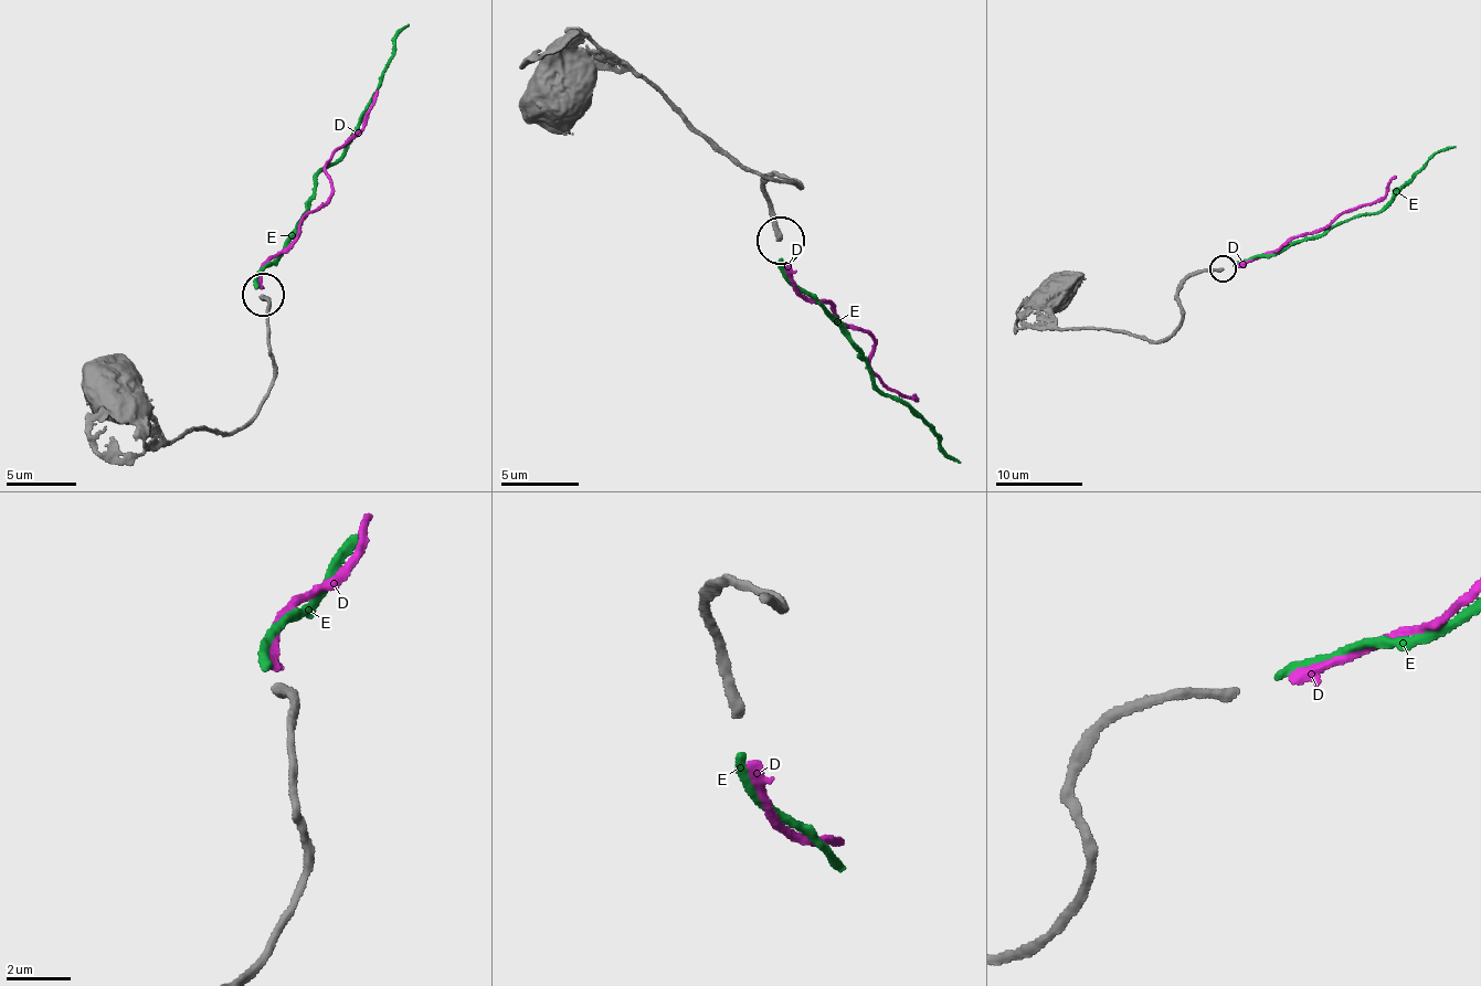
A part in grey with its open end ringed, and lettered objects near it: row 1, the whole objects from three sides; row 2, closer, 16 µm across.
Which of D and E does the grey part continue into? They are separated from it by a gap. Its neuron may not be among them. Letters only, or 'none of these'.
E

